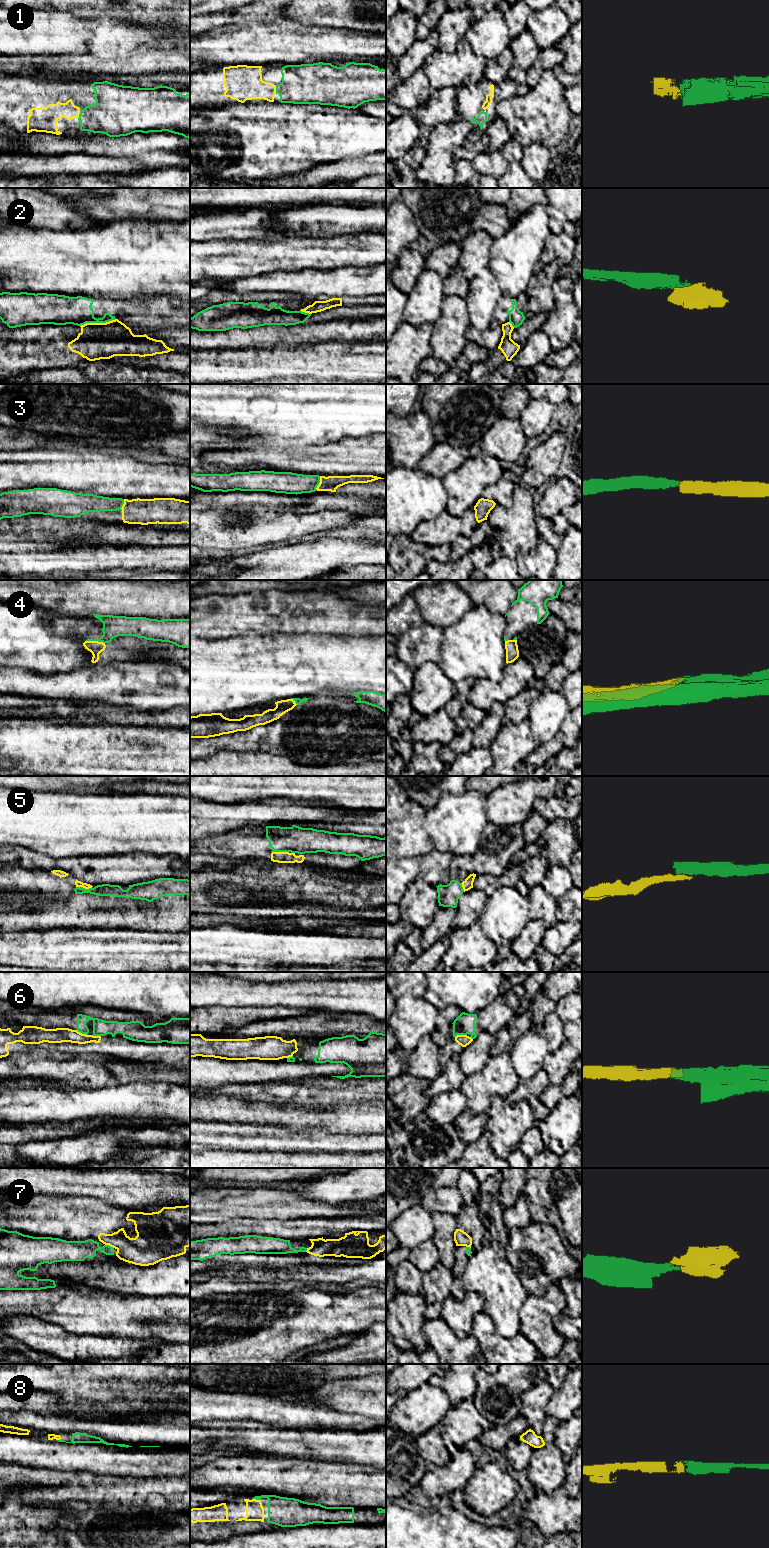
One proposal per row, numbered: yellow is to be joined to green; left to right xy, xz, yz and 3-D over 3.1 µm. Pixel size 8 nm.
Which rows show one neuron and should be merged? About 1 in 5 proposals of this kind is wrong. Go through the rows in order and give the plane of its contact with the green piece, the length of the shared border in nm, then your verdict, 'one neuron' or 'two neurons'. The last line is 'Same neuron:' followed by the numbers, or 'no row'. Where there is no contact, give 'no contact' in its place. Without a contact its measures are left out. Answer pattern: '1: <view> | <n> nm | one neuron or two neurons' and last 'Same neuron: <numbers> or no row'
1: xz | 60 nm | one neuron
2: xy | 300 nm | two neurons
3: xz | 120 nm | one neuron
4: xy | 150 nm | two neurons
5: xz | 140 nm | one neuron
6: yz | 100 nm | two neurons
7: xy | 80 nm | two neurons
8: xz | 50 nm | one neuron
Same neuron: 1, 3, 5, 8

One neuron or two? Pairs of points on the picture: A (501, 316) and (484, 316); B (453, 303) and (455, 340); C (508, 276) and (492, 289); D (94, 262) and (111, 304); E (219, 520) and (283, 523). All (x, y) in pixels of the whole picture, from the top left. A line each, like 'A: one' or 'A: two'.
A: two
B: one
C: two
D: two
E: one

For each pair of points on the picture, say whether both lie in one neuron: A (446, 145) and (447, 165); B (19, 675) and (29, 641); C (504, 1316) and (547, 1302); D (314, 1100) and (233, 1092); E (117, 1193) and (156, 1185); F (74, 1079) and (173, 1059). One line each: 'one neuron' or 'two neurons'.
A: one neuron
B: two neurons
C: two neurons
D: one neuron
E: one neuron
F: two neurons

